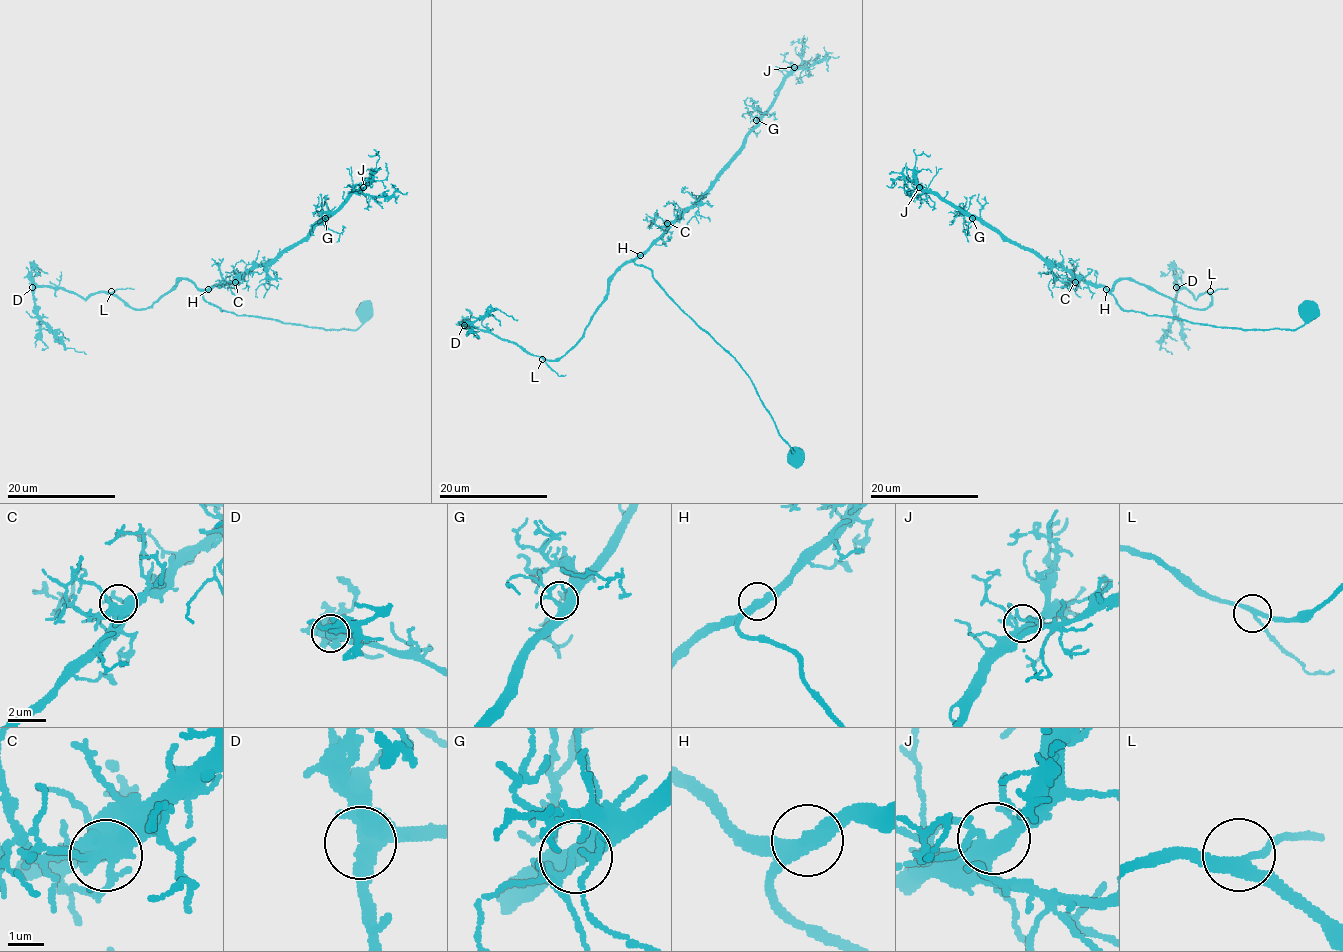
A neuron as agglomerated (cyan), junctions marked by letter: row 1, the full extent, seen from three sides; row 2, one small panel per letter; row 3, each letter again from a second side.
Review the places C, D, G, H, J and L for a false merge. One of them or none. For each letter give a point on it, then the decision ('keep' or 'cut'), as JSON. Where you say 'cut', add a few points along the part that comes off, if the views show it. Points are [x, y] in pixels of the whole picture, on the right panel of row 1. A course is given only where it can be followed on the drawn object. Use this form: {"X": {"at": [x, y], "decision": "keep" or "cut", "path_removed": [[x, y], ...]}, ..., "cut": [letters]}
{"C": {"at": [1075, 282], "decision": "keep"}, "D": {"at": [1176, 287], "decision": "keep"}, "G": {"at": [972, 218], "decision": "keep"}, "H": {"at": [1106, 289], "decision": "keep"}, "J": {"at": [919, 187], "decision": "keep"}, "L": {"at": [1210, 291], "decision": "keep"}, "cut": []}

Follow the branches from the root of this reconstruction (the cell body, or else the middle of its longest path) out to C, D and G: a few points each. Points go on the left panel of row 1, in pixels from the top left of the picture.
C: (196, 286), (211, 289), (235, 282)
D: (196, 286), (181, 279), (153, 305), (141, 309), (134, 309), (103, 291), (84, 298), (58, 287), (32, 287)
G: (196, 286), (211, 289), (241, 279), (250, 270), (265, 266), (282, 251), (299, 243), (325, 218)

